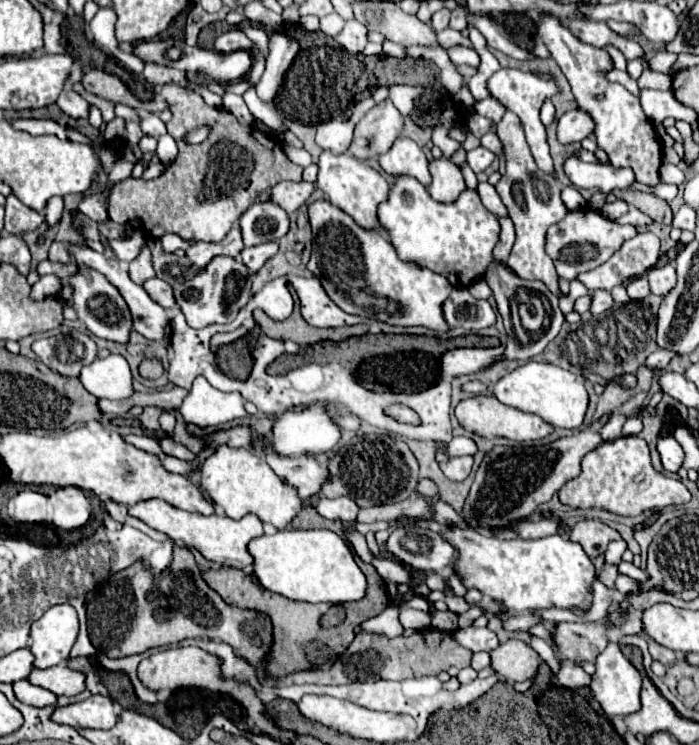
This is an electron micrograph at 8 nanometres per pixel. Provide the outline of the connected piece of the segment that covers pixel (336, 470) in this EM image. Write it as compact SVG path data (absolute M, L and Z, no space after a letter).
M362 435L352 437L350 443L338 445L326 461L328 479L320 489L322 497L350 497L358 507L400 503L408 499L418 485L418 461L412 455L410 447L390 435Z

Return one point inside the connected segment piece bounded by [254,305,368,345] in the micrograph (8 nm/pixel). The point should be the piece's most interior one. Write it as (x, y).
(294, 328)

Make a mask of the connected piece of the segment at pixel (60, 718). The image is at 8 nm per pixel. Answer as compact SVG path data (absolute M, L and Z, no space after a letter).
M92 695L84 701L70 703L66 707L56 707L52 713L54 723L70 725L74 729L90 727L90 729L110 729L116 723L114 701L108 695Z

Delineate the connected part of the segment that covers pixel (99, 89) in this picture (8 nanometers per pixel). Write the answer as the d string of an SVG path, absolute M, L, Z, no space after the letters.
M88 69L82 73L80 83L84 85L84 89L96 97L102 97L110 103L122 103L134 109L142 109L142 105L136 105L136 97L128 91L128 87L116 77L116 75L108 75L100 69Z

